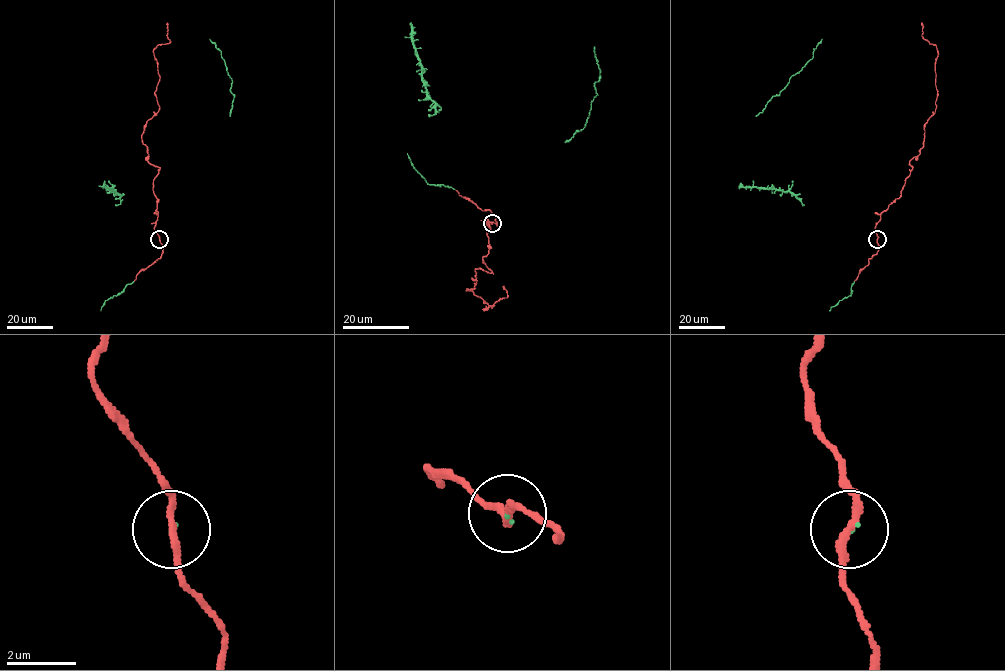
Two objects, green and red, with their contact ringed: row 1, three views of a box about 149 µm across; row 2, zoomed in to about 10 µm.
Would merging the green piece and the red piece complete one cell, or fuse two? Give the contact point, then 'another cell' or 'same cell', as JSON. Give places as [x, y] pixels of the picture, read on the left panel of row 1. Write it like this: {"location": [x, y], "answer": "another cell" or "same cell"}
{"location": [159, 239], "answer": "same cell"}

